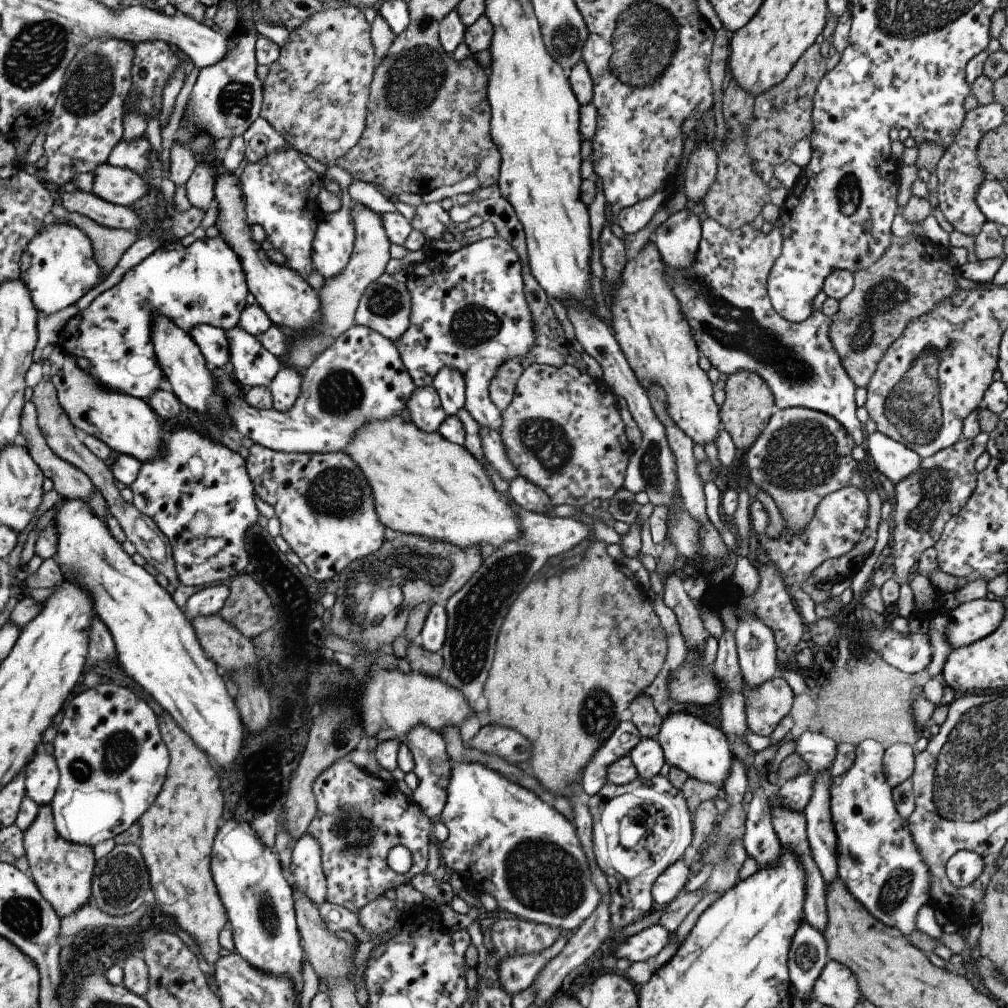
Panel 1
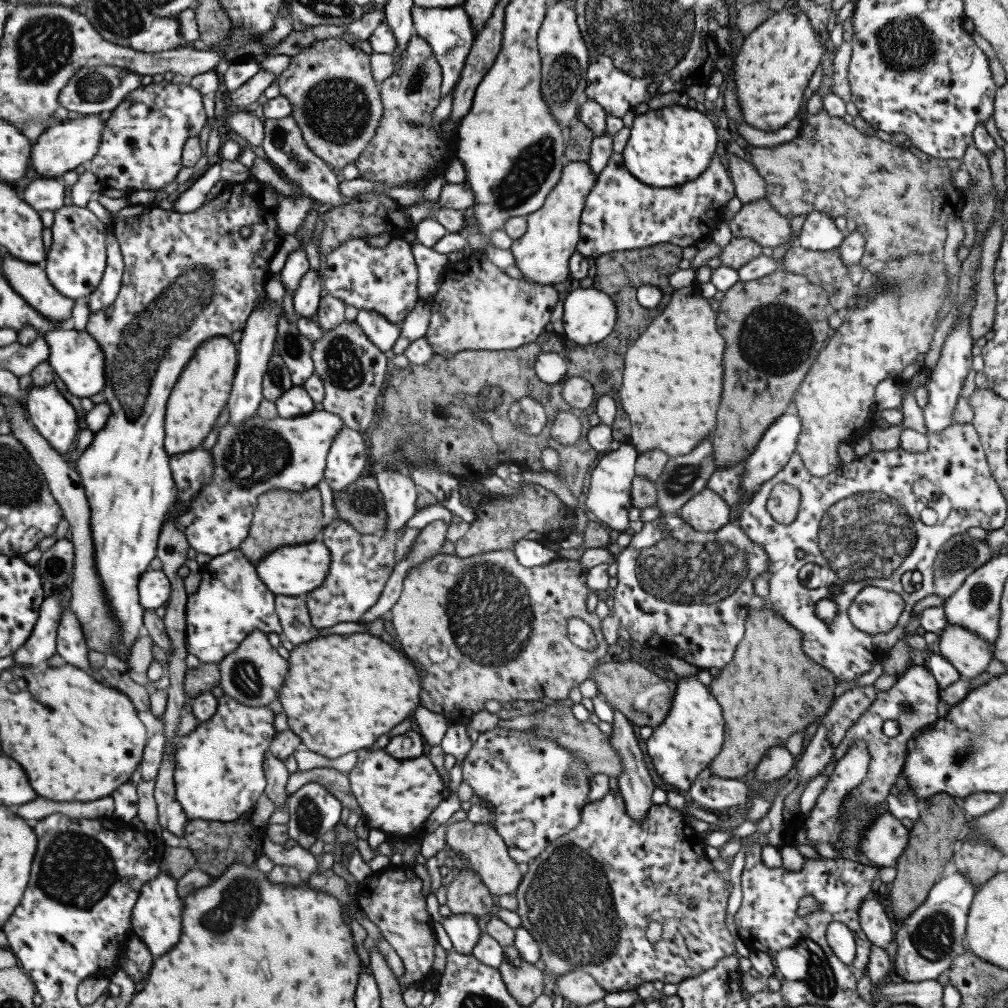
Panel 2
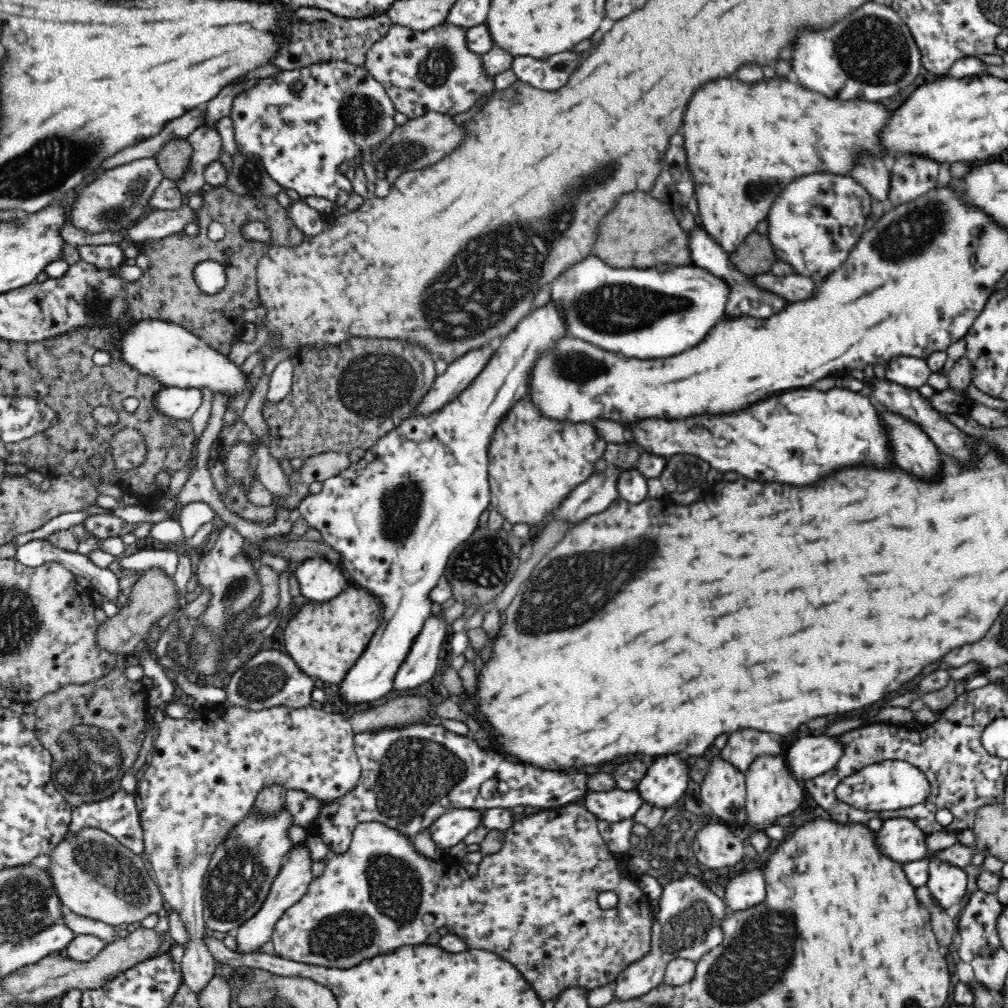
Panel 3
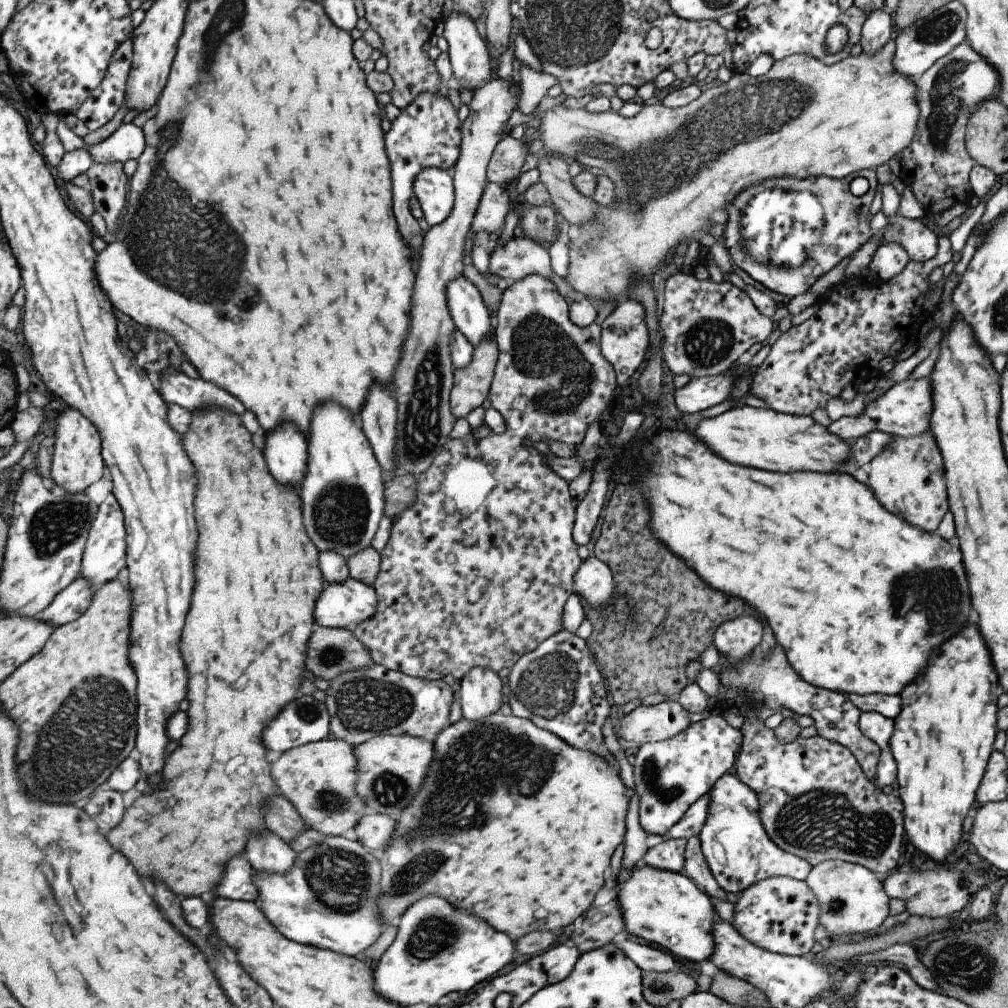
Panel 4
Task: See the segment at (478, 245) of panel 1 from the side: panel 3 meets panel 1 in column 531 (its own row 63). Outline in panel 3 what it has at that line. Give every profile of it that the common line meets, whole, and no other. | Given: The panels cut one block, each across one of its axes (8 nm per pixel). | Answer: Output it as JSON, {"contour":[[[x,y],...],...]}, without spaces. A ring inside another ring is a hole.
{"contour":[[[335,60],[281,70],[274,76],[261,78],[253,87],[233,98],[229,116],[235,128],[237,150],[257,156],[265,171],[281,187],[298,192],[301,198],[325,198],[342,207],[355,193],[351,170],[361,166],[364,156],[369,160],[370,152],[397,127],[394,108],[384,86],[368,73],[366,67]],[[296,82],[302,82],[298,92],[294,91]]]}

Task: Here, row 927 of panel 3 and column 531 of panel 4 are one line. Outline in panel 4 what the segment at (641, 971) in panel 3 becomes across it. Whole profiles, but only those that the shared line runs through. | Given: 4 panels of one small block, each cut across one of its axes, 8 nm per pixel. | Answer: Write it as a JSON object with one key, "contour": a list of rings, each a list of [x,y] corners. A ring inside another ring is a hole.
{"contour":[[[562,628],[532,652],[519,658],[510,668],[505,695],[512,715],[528,719],[537,727],[559,736],[566,744],[606,758],[612,766],[619,768],[602,733],[607,718],[618,713],[606,698],[608,692],[598,663],[580,636]]]}

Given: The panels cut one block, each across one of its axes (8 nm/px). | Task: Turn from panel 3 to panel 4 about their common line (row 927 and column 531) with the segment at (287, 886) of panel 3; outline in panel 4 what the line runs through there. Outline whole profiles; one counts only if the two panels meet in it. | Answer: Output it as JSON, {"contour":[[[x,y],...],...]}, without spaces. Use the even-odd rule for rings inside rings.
{"contour":[[[512,236],[508,242],[496,242],[489,256],[489,270],[502,278],[520,280],[526,276],[540,274],[552,278],[549,250],[528,236]]]}

